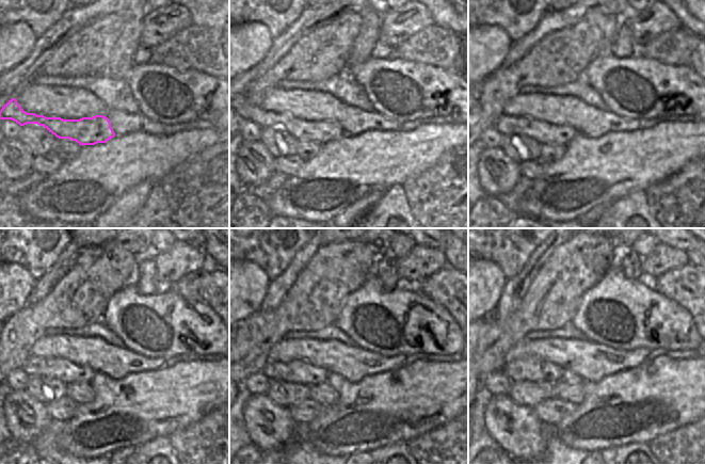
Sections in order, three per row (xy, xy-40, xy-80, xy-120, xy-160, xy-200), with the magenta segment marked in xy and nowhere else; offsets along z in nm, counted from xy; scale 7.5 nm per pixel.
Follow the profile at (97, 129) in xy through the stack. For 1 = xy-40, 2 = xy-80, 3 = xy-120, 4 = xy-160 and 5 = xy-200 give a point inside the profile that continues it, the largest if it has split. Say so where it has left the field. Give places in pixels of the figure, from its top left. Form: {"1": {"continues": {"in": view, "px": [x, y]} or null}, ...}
{"1": {"continues": {"in": "xy-40", "px": [321, 132]}}, "2": {"continues": {"in": "xy-80", "px": [545, 133]}}, "3": {"continues": {"in": "xy-120", "px": [61, 369]}}, "4": {"continues": {"in": "xy-160", "px": [298, 371]}}, "5": {"continues": {"in": "xy-200", "px": [522, 368]}}}

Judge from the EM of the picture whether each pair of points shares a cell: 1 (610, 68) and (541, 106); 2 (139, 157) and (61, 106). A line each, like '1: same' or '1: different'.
1: different
2: different

